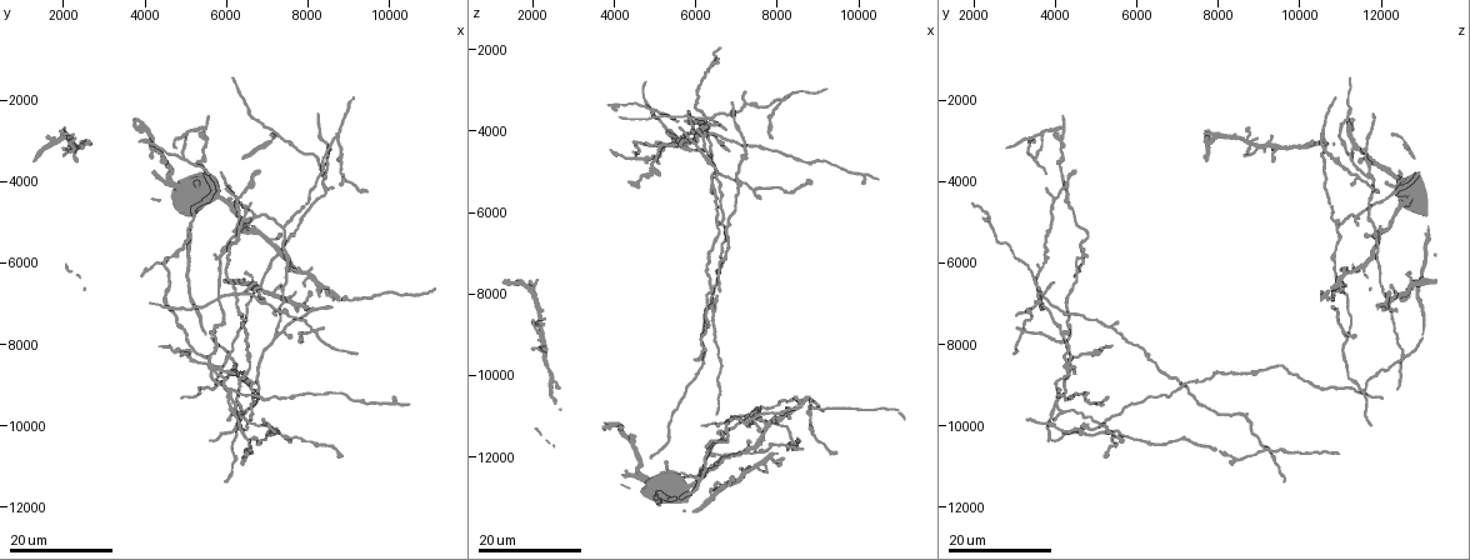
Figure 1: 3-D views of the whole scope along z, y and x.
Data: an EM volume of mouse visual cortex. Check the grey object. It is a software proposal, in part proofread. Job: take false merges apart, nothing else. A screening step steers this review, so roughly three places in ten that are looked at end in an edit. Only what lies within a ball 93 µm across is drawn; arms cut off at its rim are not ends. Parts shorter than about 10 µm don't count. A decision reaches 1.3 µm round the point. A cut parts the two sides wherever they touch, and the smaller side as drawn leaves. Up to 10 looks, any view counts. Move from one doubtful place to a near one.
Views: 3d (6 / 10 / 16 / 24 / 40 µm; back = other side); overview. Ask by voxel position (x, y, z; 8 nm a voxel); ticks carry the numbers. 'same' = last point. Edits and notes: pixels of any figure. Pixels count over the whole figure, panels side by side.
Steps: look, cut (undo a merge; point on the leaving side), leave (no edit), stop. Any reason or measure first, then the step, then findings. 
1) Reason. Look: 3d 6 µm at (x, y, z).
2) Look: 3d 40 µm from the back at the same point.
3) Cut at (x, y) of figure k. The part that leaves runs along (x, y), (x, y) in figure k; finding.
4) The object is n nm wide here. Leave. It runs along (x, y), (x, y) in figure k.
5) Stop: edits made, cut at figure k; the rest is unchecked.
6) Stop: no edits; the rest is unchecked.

Three arms meet. Look: 3d 16 µm at (8700, 6800, 10550).

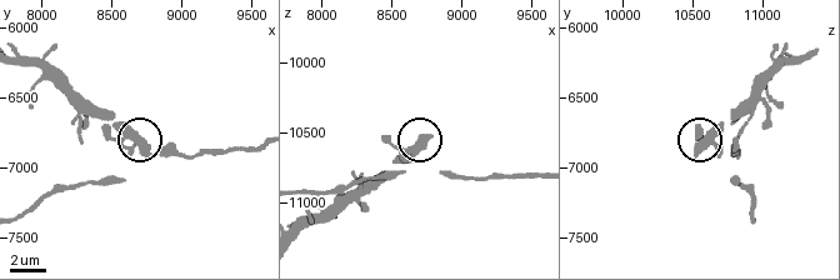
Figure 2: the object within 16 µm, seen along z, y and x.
Look: 3d 6 µm at (8720, 6800, 10580).

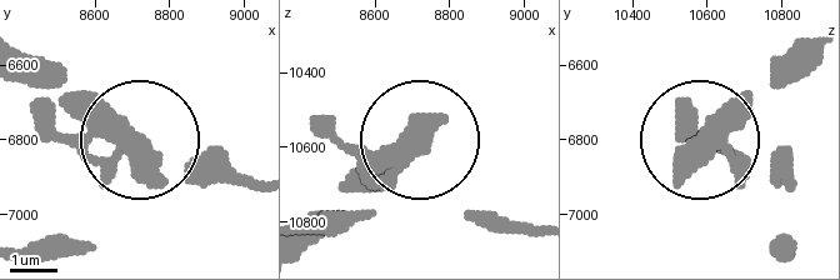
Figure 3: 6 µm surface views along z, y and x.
Look: 3d 6 µm from the back at (8710, 6820, 10600).

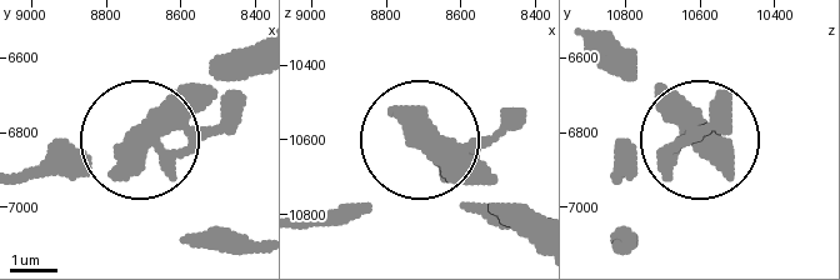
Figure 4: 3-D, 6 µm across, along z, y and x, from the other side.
3 arms meet here. Leave. It runs along (535, 241), (475, 178), (415, 145), (348, 221) in figure 4; all the same neuron.

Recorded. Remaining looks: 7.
Look: 3d 16 µm at (7450, 5100, 10900).

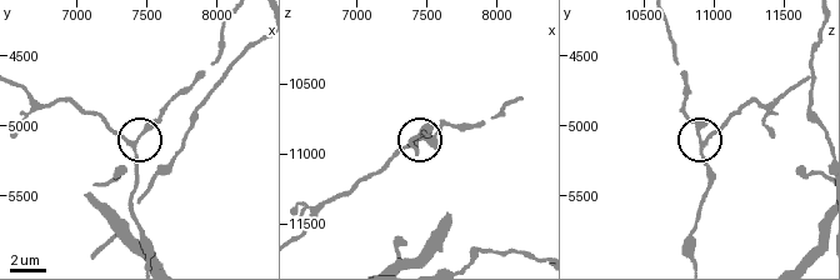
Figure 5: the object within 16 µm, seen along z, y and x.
Look: 3d 6 µm at (7380, 5120, 10940).

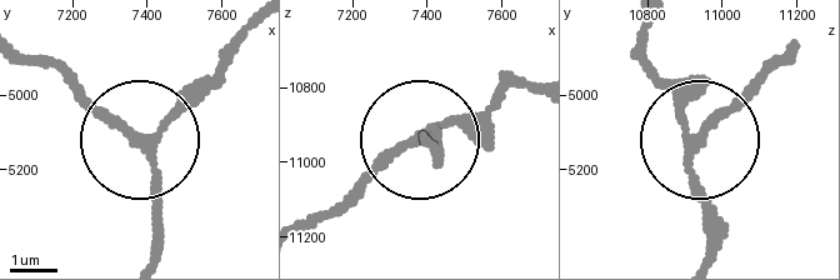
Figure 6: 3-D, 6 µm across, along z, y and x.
The object is 180 nm wide here. Leave. All the same neuron.

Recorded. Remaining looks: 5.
Three-way junction. Look: 3d 24 µm at (8450, 3800, 11650).

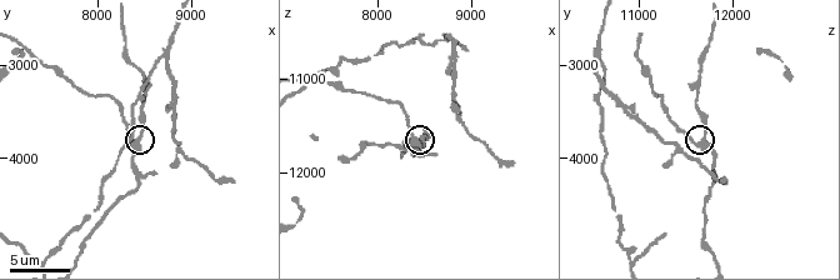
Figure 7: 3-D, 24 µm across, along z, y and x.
Closer look. Look: 3d 6 µm at (8450, 3800, 11700).

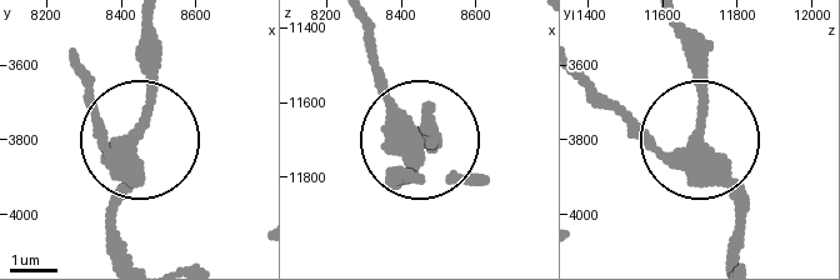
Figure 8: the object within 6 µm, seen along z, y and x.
3 arms meet here. Leave. It runs along (130, 254), (110, 206), (145, 123), (145, 26) in figure 8; all the same neuron.

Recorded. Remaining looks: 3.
Three-way junction. Look: 3d 24 µm at (7400, 5750, 11800).

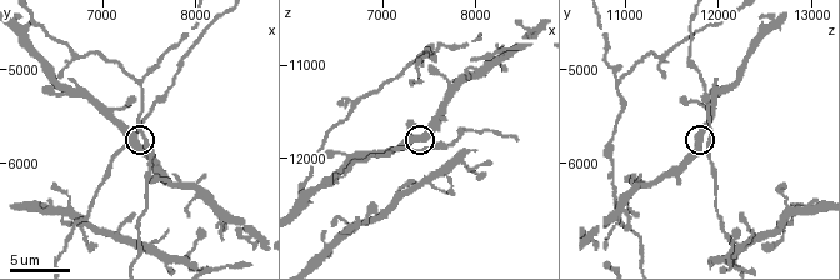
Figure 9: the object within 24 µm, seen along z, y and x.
Look: 3d 10 µm at (7350, 5750, 11750).

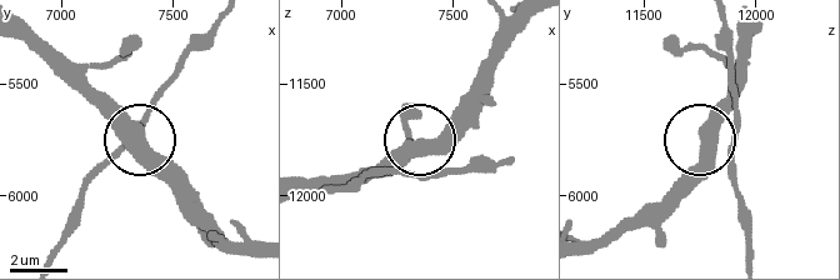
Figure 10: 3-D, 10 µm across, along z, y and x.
3 arms meet here. Leave. Continuous, no second neuron.

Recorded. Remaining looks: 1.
Stop: no edits; the rest is unchecked.

